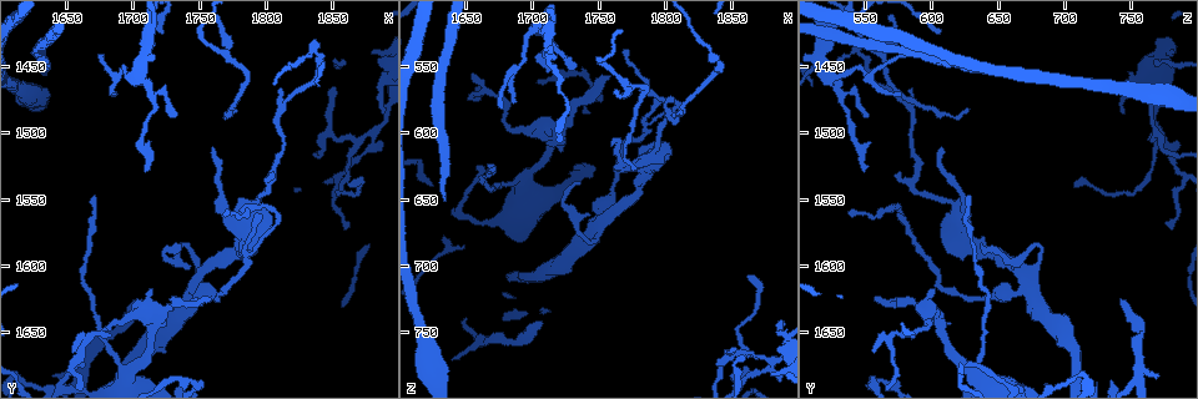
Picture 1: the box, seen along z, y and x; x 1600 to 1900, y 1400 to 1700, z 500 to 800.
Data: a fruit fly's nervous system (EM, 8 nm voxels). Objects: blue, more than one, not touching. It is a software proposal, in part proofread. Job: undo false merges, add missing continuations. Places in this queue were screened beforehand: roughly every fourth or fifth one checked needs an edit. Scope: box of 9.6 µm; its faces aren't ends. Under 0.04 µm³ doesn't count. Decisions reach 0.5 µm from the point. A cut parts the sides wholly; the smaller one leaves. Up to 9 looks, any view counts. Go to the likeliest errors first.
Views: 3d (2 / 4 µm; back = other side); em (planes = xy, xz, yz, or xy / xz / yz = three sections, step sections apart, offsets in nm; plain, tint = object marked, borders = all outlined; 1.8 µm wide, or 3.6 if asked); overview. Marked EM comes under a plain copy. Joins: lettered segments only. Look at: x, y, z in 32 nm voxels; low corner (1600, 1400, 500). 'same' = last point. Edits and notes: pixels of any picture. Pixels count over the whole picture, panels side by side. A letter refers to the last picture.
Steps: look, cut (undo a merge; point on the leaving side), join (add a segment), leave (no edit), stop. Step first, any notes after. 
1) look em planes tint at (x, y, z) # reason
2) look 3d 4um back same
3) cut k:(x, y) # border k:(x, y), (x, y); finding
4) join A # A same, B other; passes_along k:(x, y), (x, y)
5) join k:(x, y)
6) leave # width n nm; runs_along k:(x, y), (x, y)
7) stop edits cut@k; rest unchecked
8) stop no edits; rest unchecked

look 3d 2um at (1708, 1628, 742) # an open end

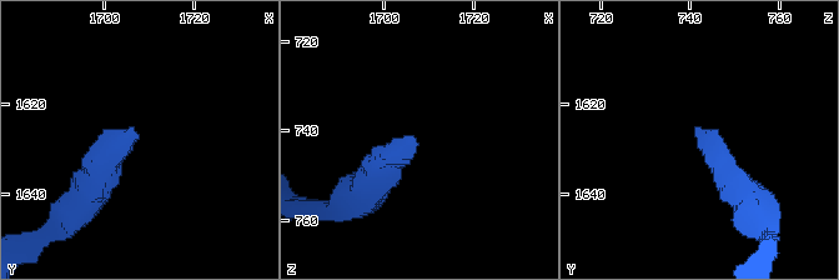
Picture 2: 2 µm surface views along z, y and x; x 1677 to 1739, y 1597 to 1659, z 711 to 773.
look em yz step 8 borders at (1707, 1626, 742)

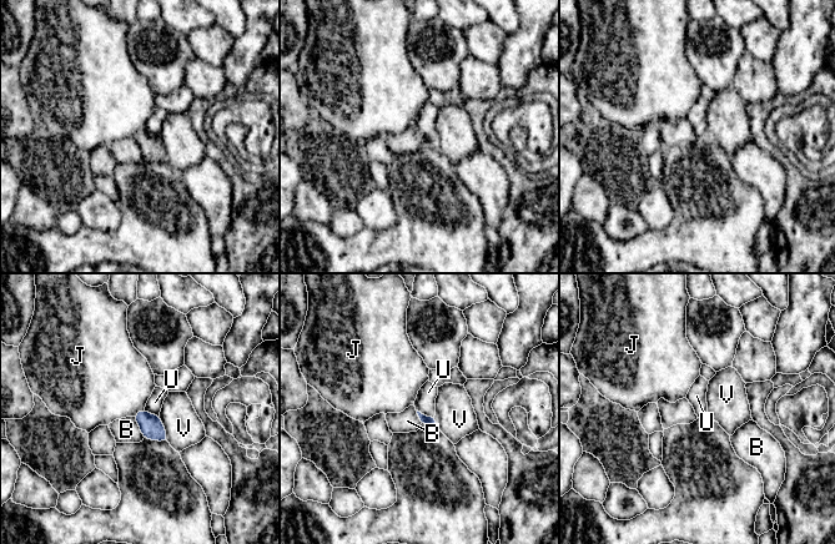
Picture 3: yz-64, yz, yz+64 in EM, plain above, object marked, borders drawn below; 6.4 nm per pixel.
leave # B other, J other, U other, V other; border 3:(417, 409), (433, 418); no lettered segment goes on from it

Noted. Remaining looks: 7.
look 3d 2um at (1760, 1626, 556) # tapers out

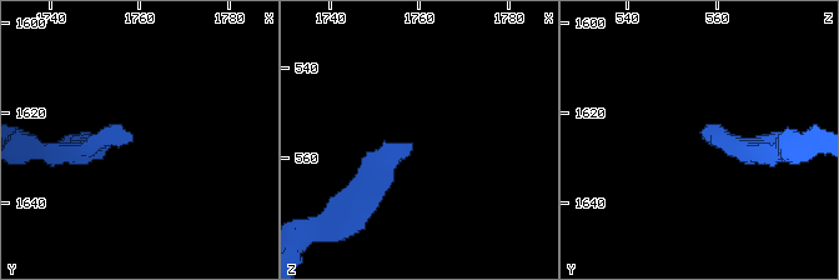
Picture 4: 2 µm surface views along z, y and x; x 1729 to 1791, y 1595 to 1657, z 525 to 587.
look em 3.6um planes borders at (1759, 1624, 558)

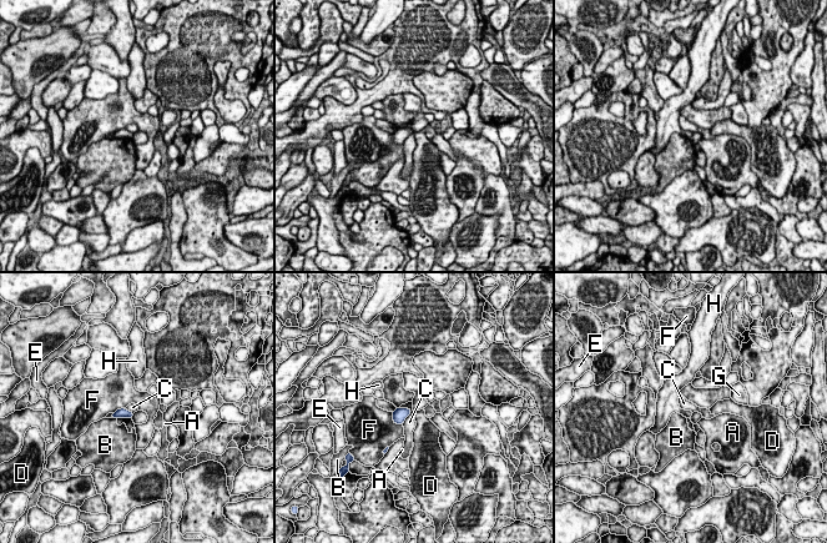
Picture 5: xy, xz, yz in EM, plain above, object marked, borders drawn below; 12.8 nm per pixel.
leave # A other, B other, C other, D other, E other, F other, G other, H other; border 5:(411, 408), (411, 412), (402, 423); none of them fits

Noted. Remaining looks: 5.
look 3d 2um at (1722, 1424, 604) # thin end

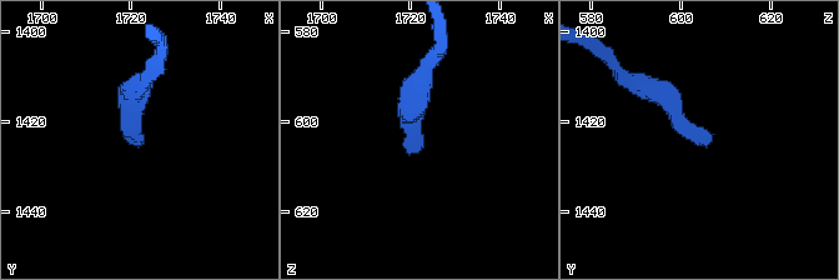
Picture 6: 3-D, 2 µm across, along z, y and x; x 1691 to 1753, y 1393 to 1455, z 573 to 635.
look em xz step 16 tint at (1722, 1424, 606) # need the tissue

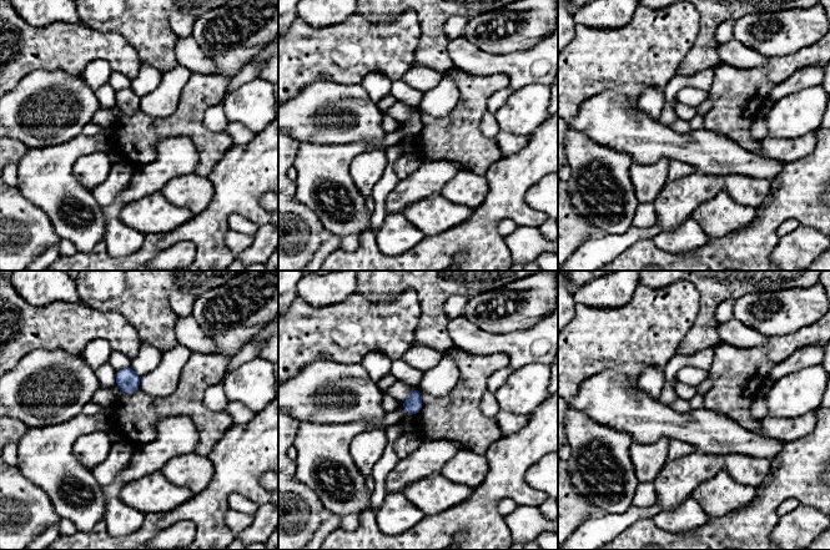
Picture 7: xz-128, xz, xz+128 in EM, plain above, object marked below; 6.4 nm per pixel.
look em planes borders same # cut it another way

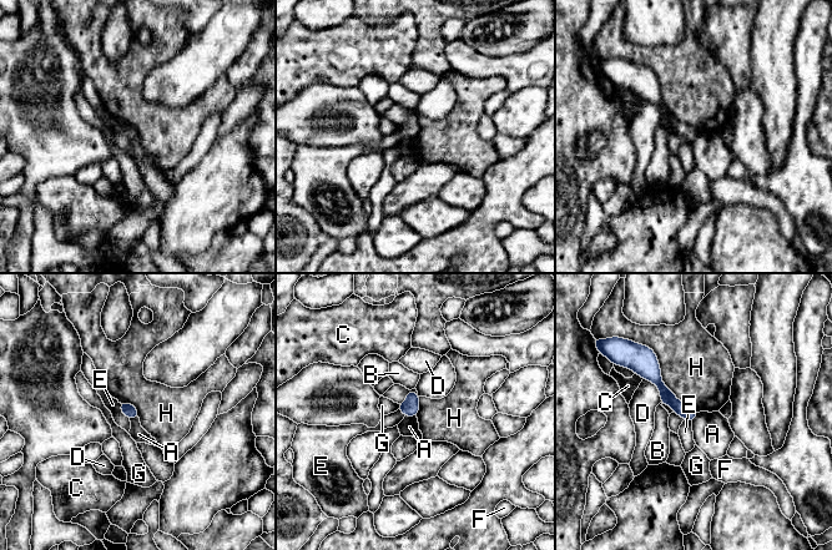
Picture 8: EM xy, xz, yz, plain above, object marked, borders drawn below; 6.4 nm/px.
leave # A other, B other, C other, D other, E other, F other, G other, H other; border 8:(641, 344), (662, 383), (699, 412); no lettered segment goes on from it

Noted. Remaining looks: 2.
look em planes borders at (1790, 1556, 618) # sharp bend

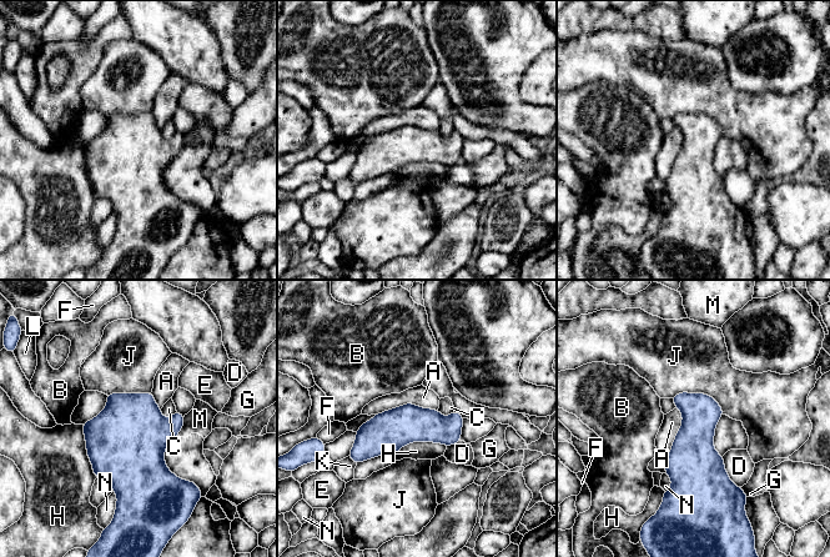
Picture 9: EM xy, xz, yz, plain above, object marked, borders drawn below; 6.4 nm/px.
leave # width 260 nm; A other, B other, C other, D other, E other, F other, G other, H other, J other, K other, L other, M other, N other; runs_along 9:(459, 418), (398, 426), (352, 455); continuous, no second neuron

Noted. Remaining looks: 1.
stop no edits; rest unchecked

